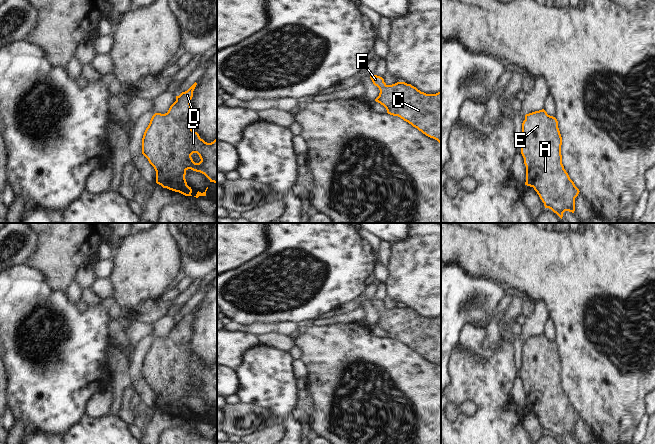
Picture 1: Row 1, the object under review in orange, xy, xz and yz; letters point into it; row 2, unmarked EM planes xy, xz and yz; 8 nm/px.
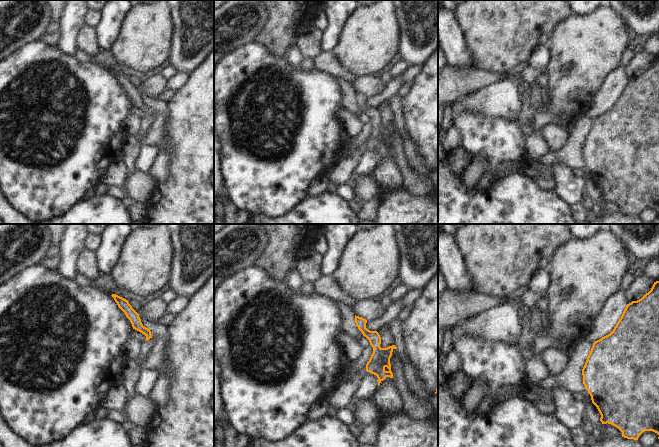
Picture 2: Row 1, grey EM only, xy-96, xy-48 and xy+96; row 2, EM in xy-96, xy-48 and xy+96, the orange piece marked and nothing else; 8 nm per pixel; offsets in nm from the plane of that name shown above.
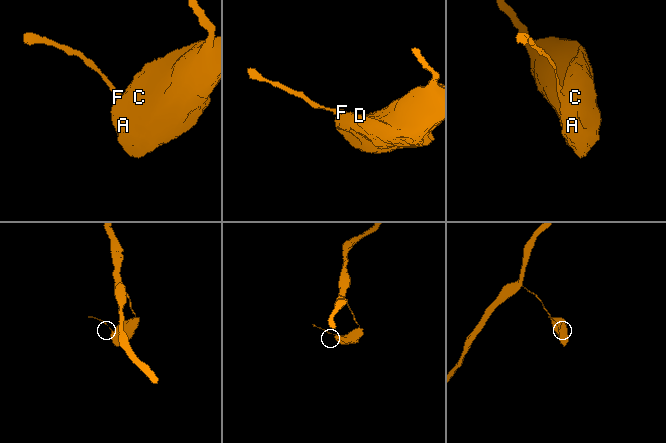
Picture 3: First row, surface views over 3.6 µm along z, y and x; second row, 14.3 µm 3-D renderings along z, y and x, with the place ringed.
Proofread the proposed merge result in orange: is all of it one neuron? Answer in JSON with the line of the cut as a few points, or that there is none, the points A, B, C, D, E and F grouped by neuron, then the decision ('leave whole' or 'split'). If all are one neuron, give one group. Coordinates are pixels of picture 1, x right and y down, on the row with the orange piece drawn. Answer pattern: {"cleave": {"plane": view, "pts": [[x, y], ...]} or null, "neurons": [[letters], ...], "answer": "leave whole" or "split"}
{"cleave": null, "neurons": [["A", "B", "C", "D", "E", "F"]], "answer": "leave whole"}

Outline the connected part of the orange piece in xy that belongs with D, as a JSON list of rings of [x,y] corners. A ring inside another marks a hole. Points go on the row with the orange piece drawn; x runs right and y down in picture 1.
[[[195,82],[187,91],[176,96],[176,101],[170,106],[167,113],[155,113],[142,138],[142,154],[156,171],[156,183],[185,196],[192,196],[192,189],[187,185],[185,179],[188,169],[204,174],[210,182],[217,184],[217,138],[211,143],[205,142],[189,123],[190,102],[196,85]],[[193,153],[199,155],[201,159],[199,163],[193,161],[191,157]]]

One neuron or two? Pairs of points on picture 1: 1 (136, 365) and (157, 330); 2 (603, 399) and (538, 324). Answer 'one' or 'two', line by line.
1: one
2: two

